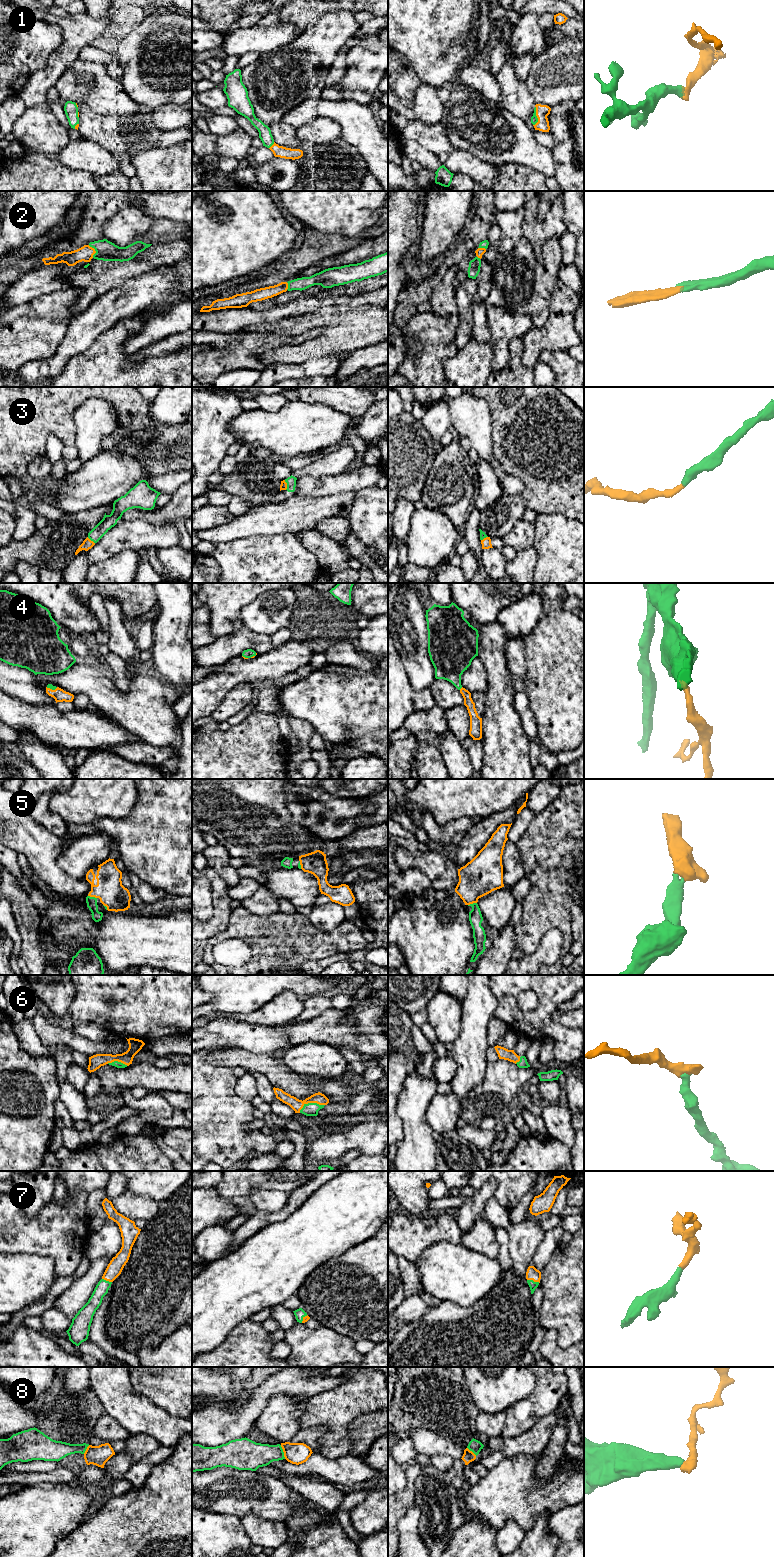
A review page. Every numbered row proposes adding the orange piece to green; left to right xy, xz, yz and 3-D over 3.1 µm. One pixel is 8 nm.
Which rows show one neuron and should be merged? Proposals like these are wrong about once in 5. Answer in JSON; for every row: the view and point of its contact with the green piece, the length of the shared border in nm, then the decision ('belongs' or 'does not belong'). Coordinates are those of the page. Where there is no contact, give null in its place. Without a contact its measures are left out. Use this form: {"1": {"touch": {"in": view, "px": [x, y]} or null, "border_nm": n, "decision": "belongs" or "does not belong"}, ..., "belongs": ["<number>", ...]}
{"1": {"touch": {"in": "yz", "px": [536, 116]}, "border_nm": 160, "decision": "belongs"}, "2": {"touch": {"in": "xy", "px": [95, 250]}, "border_nm": 110, "decision": "belongs"}, "3": {"touch": {"in": "xy", "px": [91, 540]}, "border_nm": 80, "decision": "belongs"}, "4": {"touch": {"in": "yz", "px": [460, 688]}, "border_nm": 40, "decision": "belongs"}, "5": {"touch": {"in": "xy", "px": [92, 897]}, "border_nm": 80, "decision": "belongs"}, "6": {"touch": {"in": "xz", "px": [310, 1103]}, "border_nm": 220, "decision": "belongs"}, "7": {"touch": {"in": "yz", "px": [532, 1280]}, "border_nm": 110, "decision": "belongs"}, "8": {"touch": {"in": "xz", "px": [283, 1452]}, "border_nm": 120, "decision": "does not belong"}, "belongs": ["1", "2", "3", "4", "5", "6", "7"]}

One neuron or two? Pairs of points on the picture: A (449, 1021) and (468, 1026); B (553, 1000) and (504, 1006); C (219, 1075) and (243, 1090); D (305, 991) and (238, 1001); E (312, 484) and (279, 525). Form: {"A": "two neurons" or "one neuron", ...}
{"A": "two neurons", "B": "one neuron", "C": "two neurons", "D": "one neuron", "E": "two neurons"}

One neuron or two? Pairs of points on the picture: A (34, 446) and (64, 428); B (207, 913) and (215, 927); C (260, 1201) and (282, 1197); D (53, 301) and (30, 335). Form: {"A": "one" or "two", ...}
{"A": "one", "B": "two", "C": "one", "D": "one"}

